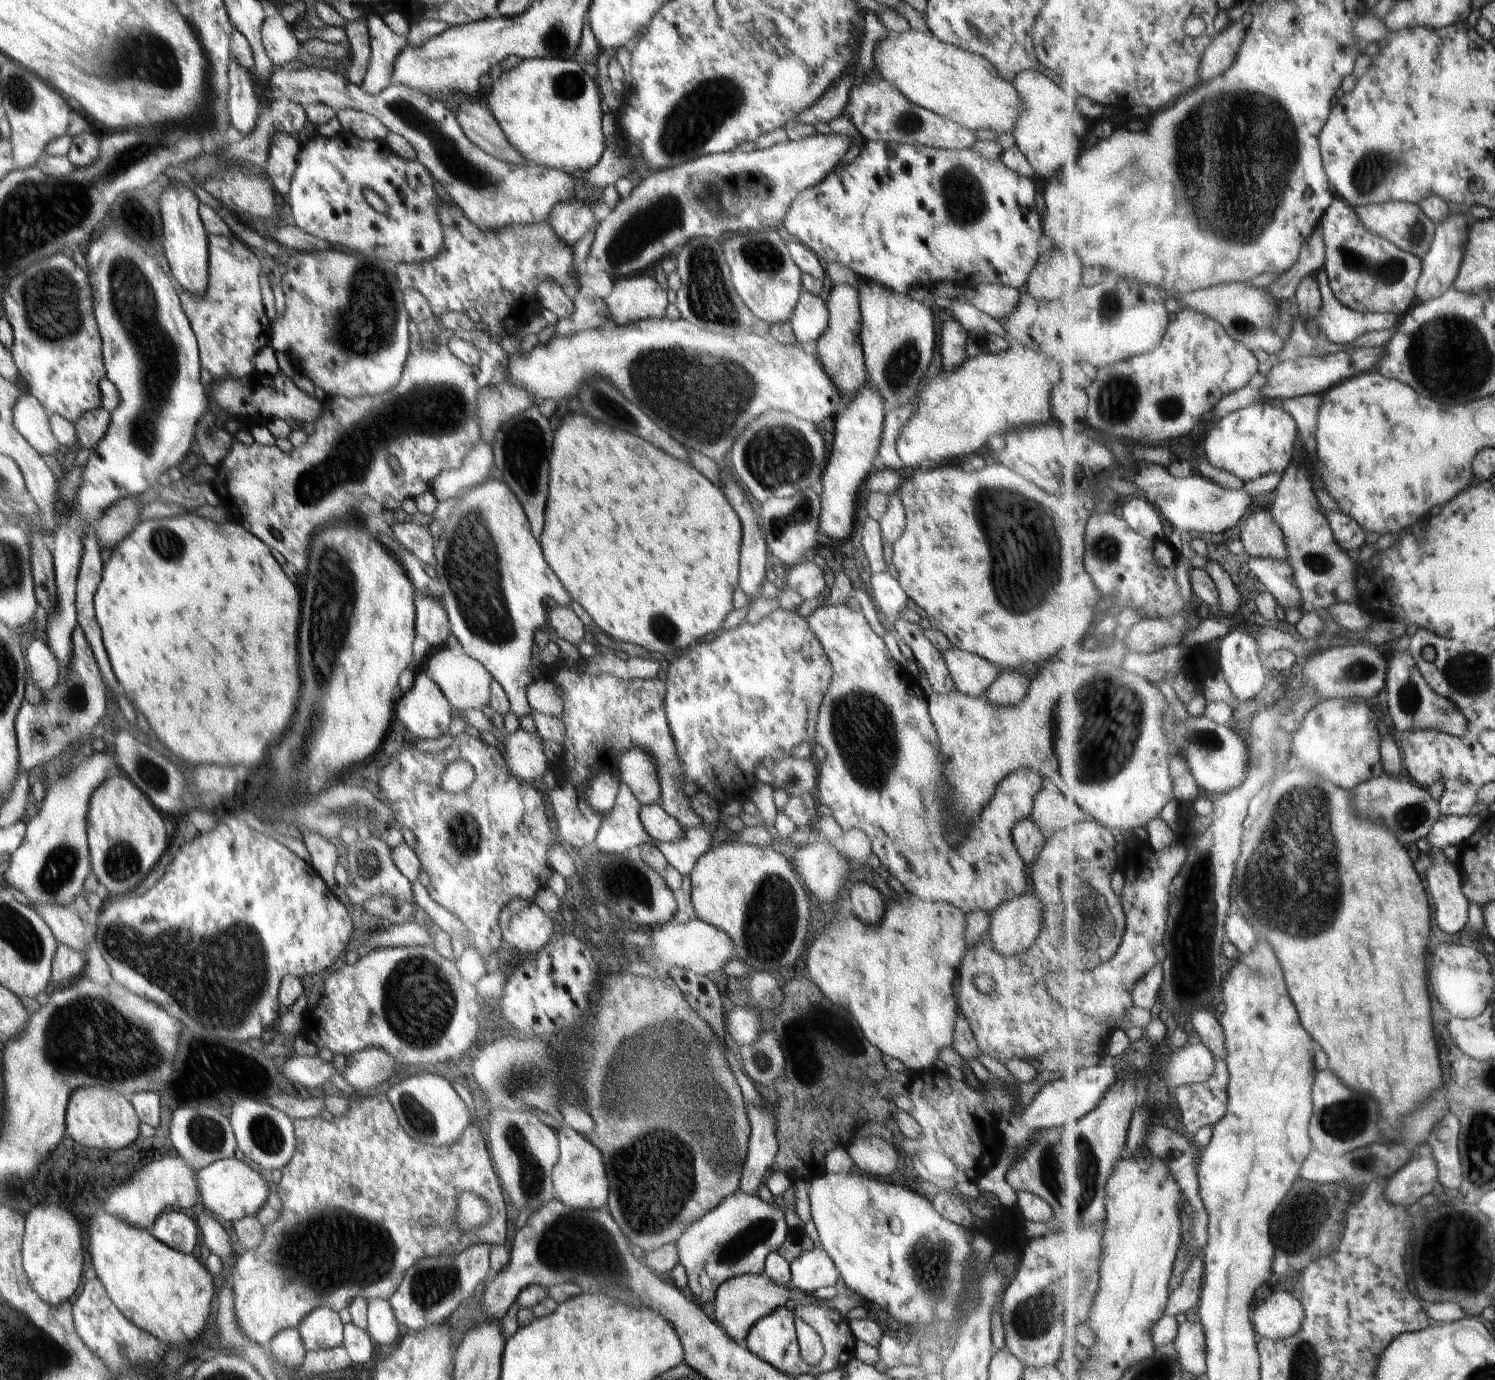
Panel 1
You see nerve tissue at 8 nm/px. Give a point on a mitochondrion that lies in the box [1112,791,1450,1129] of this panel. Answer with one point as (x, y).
(1193, 931)

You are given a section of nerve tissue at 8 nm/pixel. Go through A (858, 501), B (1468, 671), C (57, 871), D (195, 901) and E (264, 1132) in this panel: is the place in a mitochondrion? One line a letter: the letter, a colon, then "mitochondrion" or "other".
A: other
B: mitochondrion
C: mitochondrion
D: other
E: mitochondrion

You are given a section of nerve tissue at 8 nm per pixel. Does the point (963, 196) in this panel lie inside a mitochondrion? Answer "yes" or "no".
yes

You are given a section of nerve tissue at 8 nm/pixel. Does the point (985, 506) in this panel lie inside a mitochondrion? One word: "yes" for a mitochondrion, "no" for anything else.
yes

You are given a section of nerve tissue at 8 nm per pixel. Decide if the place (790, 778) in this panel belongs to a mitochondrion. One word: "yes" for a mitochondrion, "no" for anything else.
yes

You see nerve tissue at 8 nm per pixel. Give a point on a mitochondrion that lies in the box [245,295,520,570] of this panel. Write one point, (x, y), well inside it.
(344, 462)

